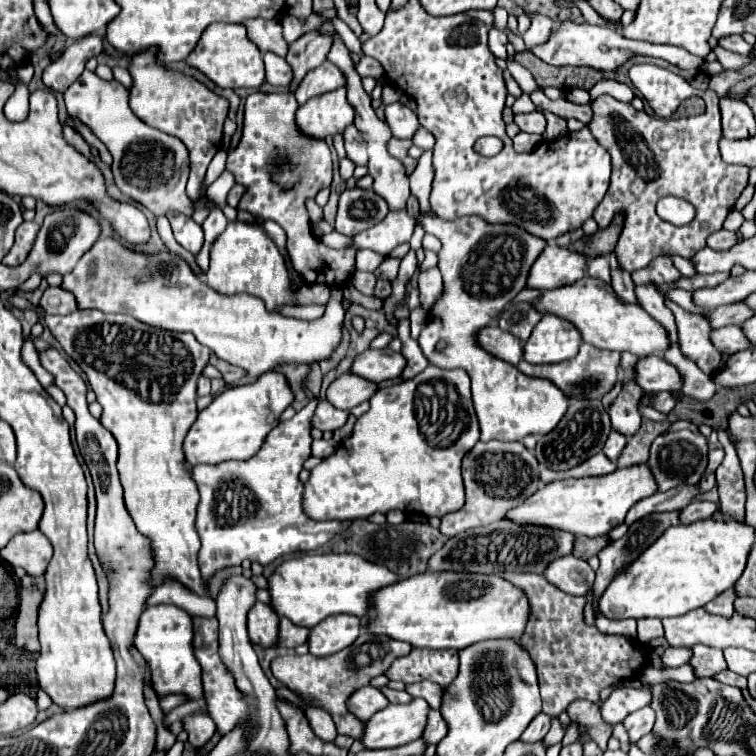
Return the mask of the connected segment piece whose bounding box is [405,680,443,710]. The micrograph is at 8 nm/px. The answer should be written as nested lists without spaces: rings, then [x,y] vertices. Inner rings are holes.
[[[429,680],[417,682],[417,684],[409,684],[405,690],[407,690],[413,698],[423,698],[423,700],[427,700],[427,704],[429,704],[433,710],[437,710],[437,708],[441,706],[443,688],[437,686],[437,684],[433,684],[433,682],[429,682]]]

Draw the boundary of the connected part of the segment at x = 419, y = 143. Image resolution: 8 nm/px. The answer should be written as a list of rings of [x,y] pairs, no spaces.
[[[419,128],[419,132],[417,132],[411,140],[413,140],[413,144],[415,144],[417,148],[423,148],[423,150],[431,150],[433,144],[435,144],[435,138],[433,138],[425,128]]]

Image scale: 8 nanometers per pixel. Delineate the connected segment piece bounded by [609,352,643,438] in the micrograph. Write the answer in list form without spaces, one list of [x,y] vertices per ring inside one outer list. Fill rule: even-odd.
[[[629,352],[621,353],[621,364],[625,368],[625,388],[621,390],[621,394],[615,398],[615,402],[609,406],[609,416],[611,416],[611,424],[619,434],[625,434],[627,438],[631,438],[631,434],[635,434],[635,430],[639,430],[641,424],[641,414],[637,412],[637,402],[643,396],[643,390],[633,382],[633,366],[635,366],[637,358]]]

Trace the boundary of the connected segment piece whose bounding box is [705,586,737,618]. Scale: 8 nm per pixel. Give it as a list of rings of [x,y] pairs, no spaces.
[[[735,586],[731,588],[731,590],[725,590],[723,594],[719,594],[717,598],[713,598],[707,606],[705,606],[705,610],[707,612],[711,612],[711,614],[721,614],[721,616],[725,616],[725,618],[729,618],[731,614],[733,614],[733,602],[735,602]]]

